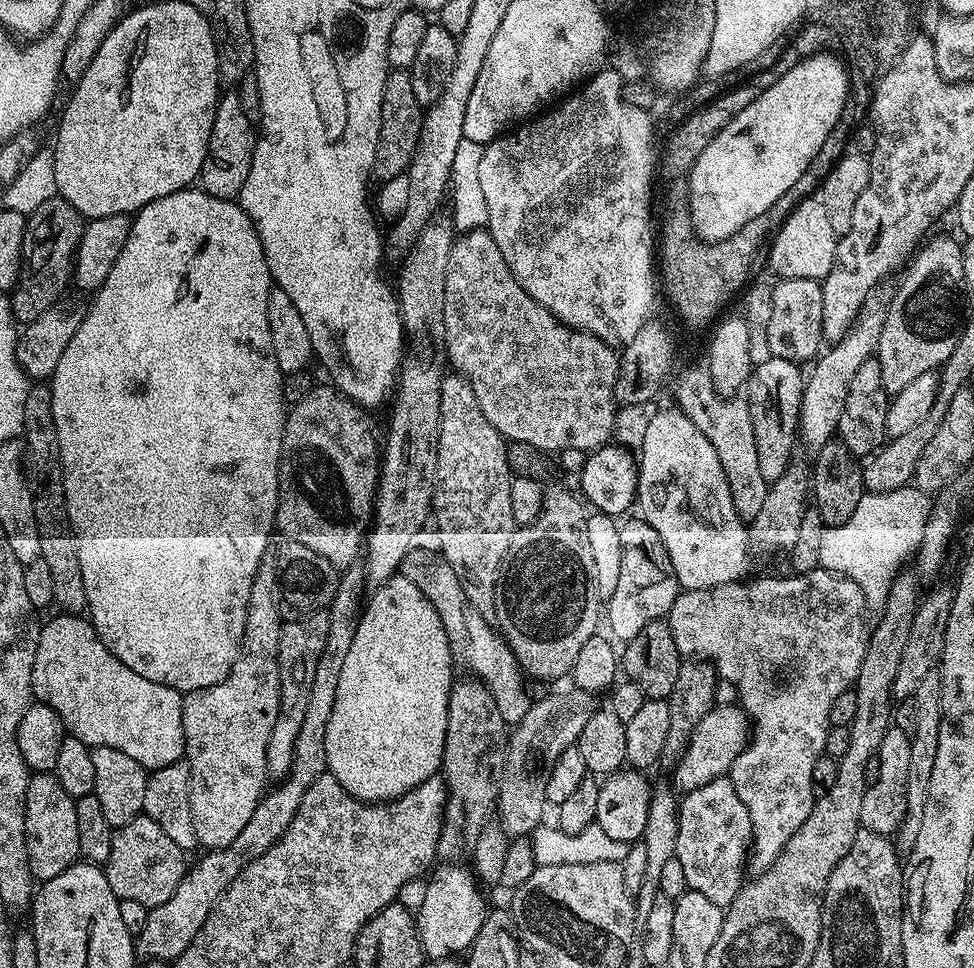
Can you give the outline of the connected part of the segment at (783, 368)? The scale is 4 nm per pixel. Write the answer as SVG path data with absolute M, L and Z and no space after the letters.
M771 356L766 362L753 367L746 385L750 418L754 422L754 442L758 442L758 467L769 485L786 474L786 466L794 458L792 447L796 442L798 444L800 407L806 383L805 373L800 373L800 368L801 365L795 360Z

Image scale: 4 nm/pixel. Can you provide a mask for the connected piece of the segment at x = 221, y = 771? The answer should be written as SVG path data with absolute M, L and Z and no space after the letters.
M269 554L261 560L254 586L250 588L244 641L230 674L214 686L184 696L182 730L184 756L192 779L190 810L197 841L208 850L230 846L242 834L246 822L254 818L254 810L269 783L266 746L280 709L280 608L276 558Z

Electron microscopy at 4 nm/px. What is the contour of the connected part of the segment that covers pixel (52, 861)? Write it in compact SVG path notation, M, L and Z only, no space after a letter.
M32 772L26 786L26 854L30 858L30 870L37 881L58 878L62 870L81 859L78 846L78 810L76 801L66 790L62 790L62 782L52 772Z

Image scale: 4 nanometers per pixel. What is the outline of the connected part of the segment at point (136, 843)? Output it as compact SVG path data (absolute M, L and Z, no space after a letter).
M141 814L113 831L110 858L106 865L108 881L121 900L142 902L150 909L166 902L166 898L178 890L178 882L182 882L186 871L184 860L186 854L174 846L174 841L166 835L162 826Z

